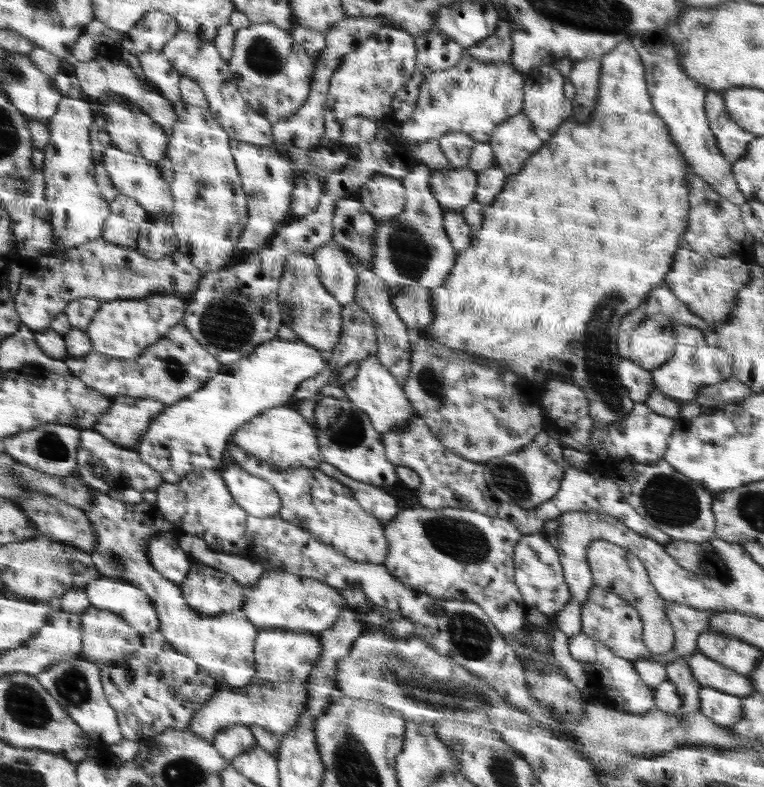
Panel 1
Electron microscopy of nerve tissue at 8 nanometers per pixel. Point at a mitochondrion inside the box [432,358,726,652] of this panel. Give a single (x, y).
(670, 501)

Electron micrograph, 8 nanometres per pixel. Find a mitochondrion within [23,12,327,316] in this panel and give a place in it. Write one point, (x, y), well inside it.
(263, 54)

